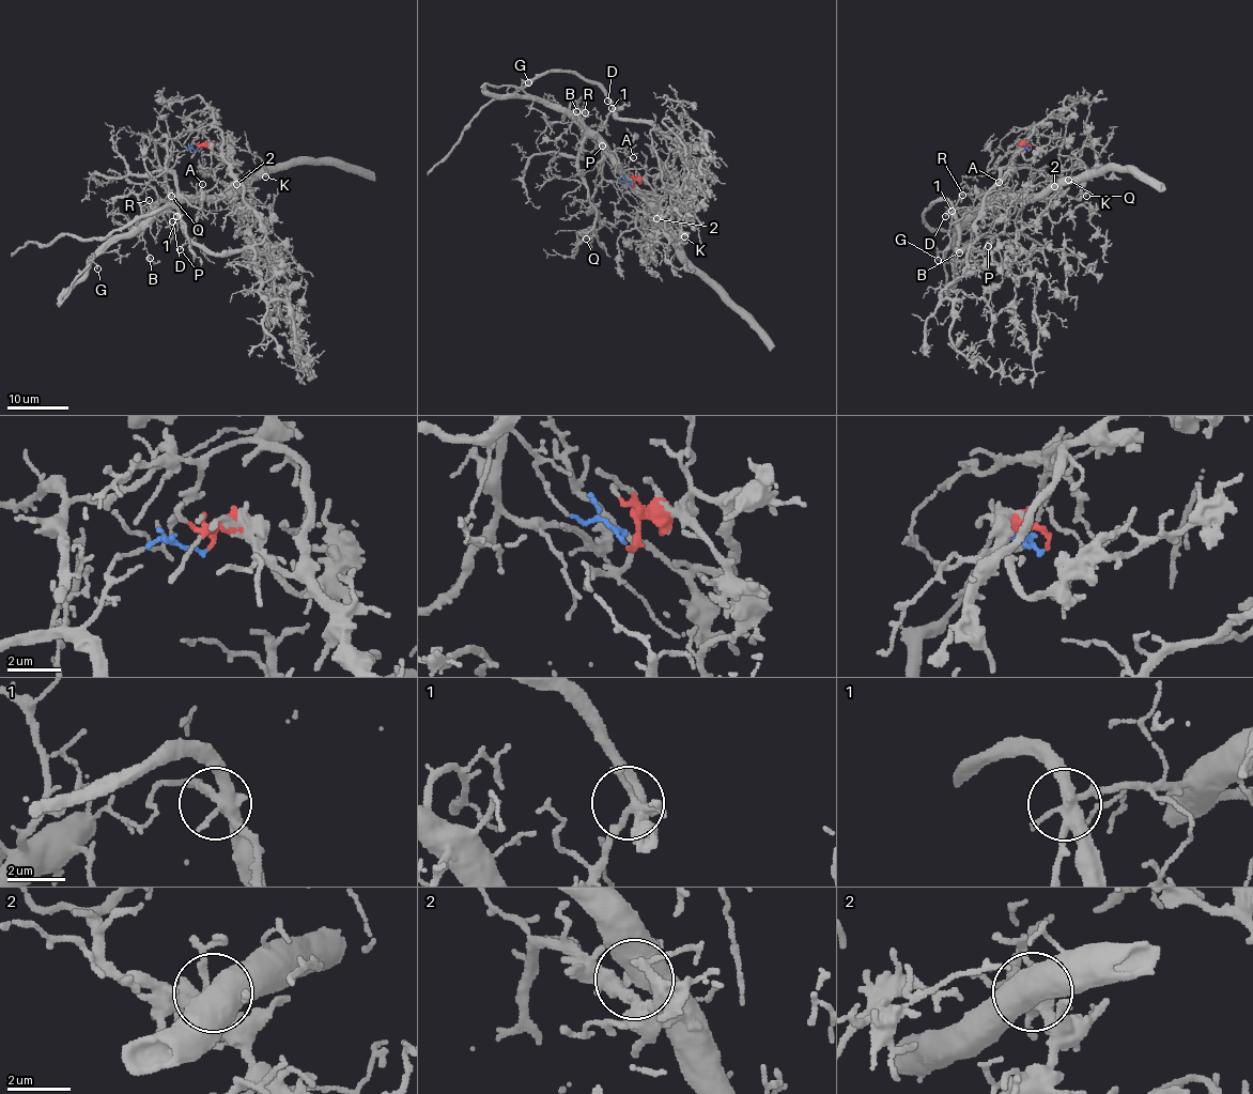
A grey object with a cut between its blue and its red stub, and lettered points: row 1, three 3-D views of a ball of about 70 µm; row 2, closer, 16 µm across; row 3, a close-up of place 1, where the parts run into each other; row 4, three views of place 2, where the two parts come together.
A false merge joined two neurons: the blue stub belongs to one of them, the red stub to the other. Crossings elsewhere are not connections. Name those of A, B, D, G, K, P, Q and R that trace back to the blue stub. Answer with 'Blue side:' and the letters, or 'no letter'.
Blue side: A, B, D, G, K, P, Q, R

